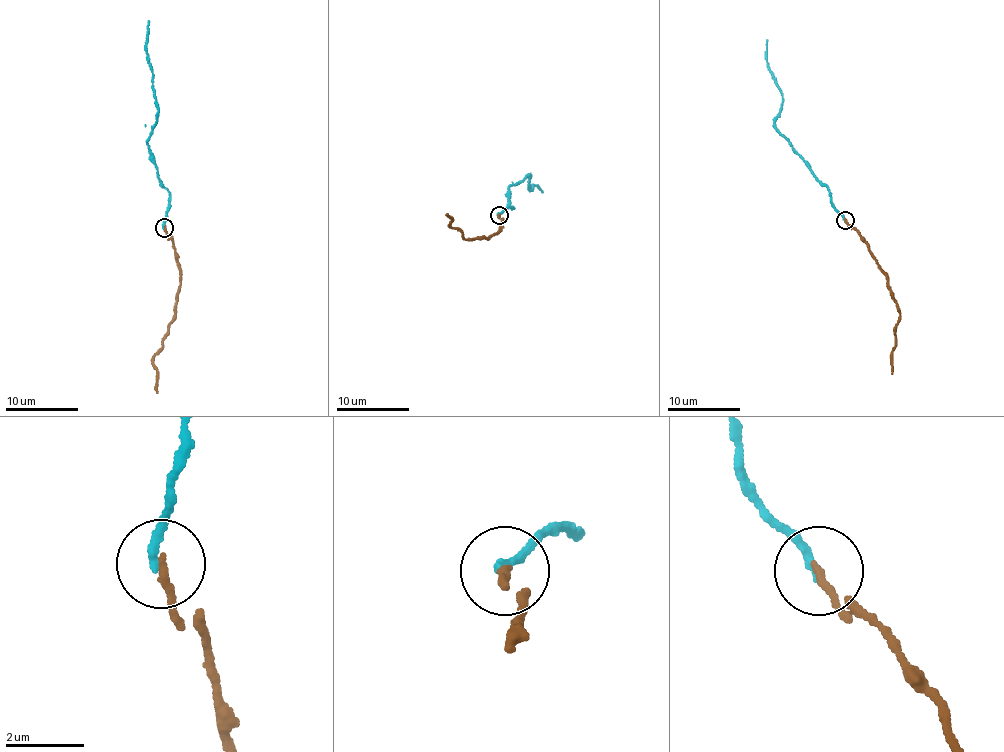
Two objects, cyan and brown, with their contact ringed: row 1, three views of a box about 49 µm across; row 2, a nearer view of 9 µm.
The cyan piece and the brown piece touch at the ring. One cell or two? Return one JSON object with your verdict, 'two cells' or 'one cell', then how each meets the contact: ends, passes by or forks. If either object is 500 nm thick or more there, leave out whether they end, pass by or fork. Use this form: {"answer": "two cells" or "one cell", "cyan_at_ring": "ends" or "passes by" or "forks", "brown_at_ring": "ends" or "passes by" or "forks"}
{"answer": "one cell", "cyan_at_ring": "ends", "brown_at_ring": "ends"}

